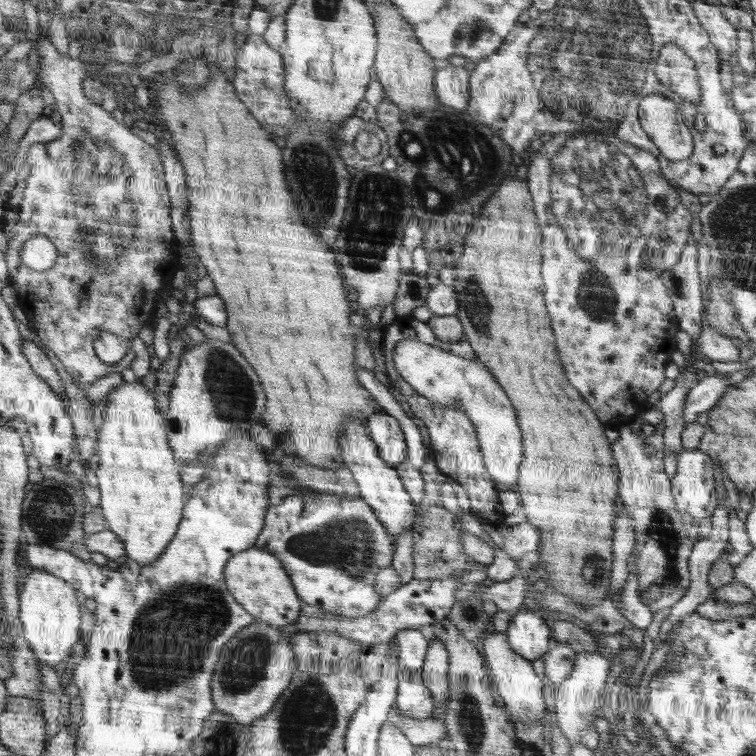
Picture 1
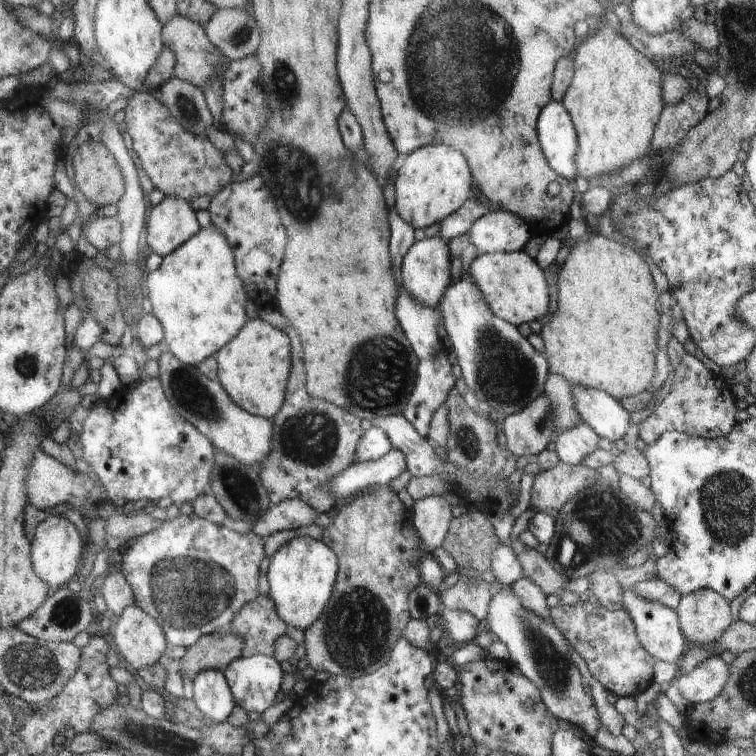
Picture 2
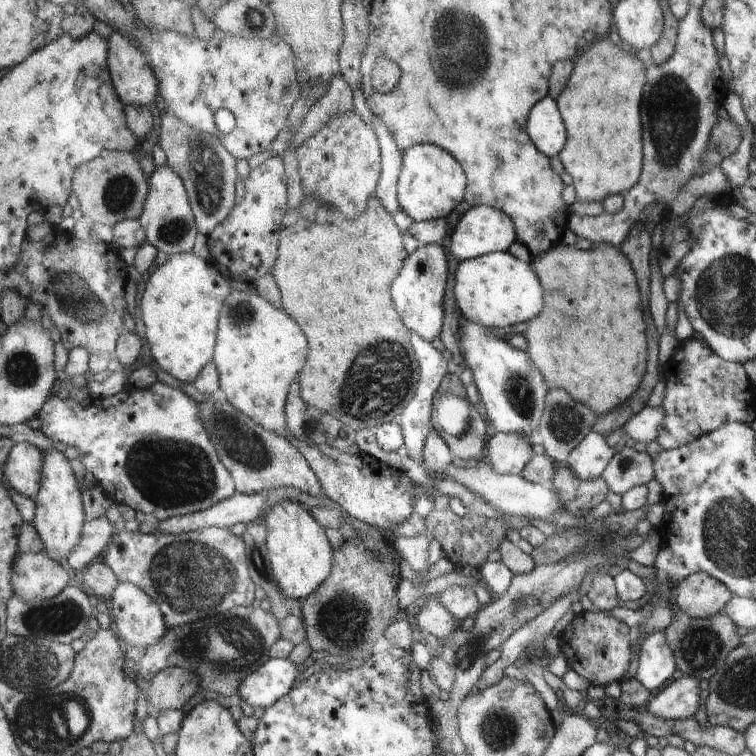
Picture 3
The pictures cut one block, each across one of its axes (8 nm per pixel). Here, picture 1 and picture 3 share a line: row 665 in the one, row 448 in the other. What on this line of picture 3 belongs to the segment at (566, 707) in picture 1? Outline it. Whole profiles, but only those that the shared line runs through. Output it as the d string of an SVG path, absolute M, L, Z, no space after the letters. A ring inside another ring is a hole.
M592 429L568 455L566 466L580 480L594 480L602 476L615 452L606 445L605 436Z

